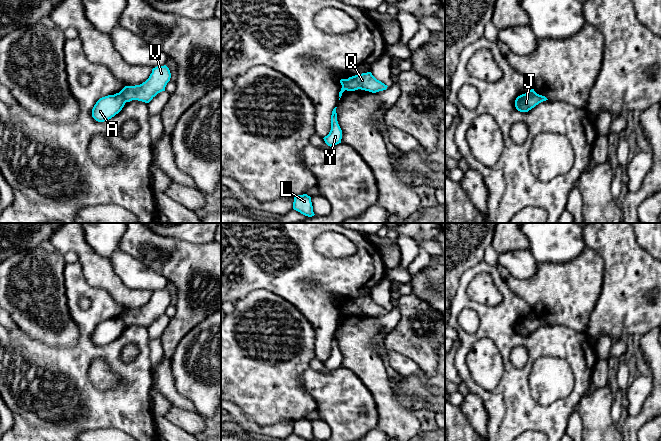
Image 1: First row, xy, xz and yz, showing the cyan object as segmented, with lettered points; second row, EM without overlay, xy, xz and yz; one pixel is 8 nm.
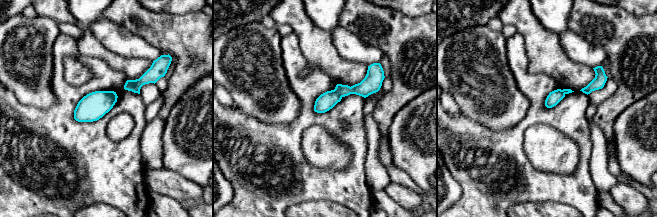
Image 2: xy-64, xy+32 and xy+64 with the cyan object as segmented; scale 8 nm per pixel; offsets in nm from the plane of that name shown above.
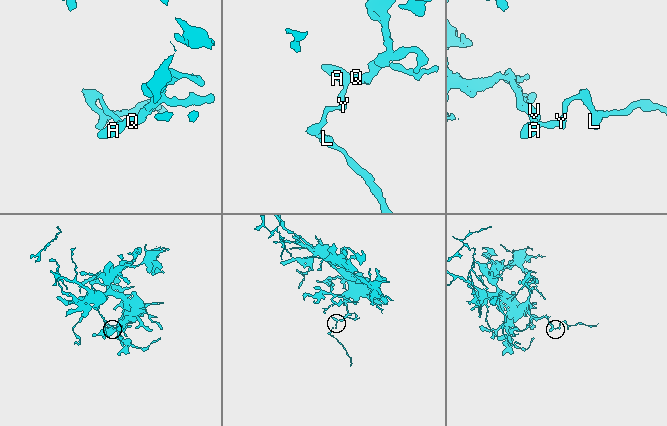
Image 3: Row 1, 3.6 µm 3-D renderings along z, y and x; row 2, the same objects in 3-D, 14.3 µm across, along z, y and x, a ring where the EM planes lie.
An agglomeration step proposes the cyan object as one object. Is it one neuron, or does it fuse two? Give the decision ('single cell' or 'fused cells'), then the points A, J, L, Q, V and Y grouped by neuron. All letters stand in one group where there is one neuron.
fused cells; A J L Y / Q V

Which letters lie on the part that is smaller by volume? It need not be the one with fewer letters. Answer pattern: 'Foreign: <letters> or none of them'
Foreign: A, J, L, Y

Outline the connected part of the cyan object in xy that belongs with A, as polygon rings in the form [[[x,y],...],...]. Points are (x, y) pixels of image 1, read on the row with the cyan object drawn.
[[[120,94],[100,98],[92,109],[92,117],[98,122],[104,122],[118,114],[127,101]]]

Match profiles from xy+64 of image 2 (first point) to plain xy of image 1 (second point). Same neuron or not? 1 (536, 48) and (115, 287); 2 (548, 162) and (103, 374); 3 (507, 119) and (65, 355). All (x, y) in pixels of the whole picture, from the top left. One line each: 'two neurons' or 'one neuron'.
1: one neuron
2: one neuron
3: two neurons

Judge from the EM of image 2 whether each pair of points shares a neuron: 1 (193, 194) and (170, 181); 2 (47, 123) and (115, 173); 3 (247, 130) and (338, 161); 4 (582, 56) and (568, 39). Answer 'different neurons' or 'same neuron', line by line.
1: same neuron
2: same neuron
3: different neurons
4: same neuron

